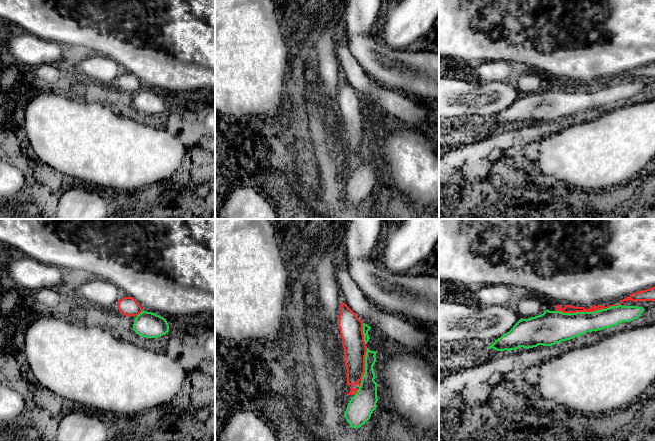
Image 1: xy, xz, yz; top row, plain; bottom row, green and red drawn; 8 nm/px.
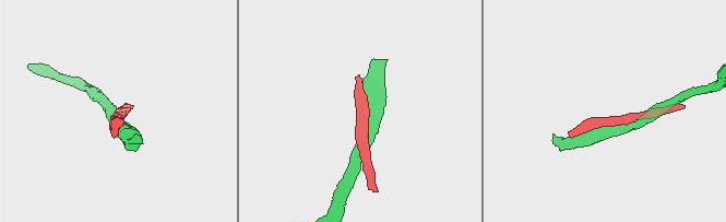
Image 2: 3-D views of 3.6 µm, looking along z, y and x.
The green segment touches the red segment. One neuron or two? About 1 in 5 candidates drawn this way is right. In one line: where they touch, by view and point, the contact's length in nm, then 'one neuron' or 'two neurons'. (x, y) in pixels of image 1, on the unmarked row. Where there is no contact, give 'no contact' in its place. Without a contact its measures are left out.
contact yz (586, 88); length 500 nm; two neurons

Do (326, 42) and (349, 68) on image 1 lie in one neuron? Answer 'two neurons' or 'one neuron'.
two neurons

